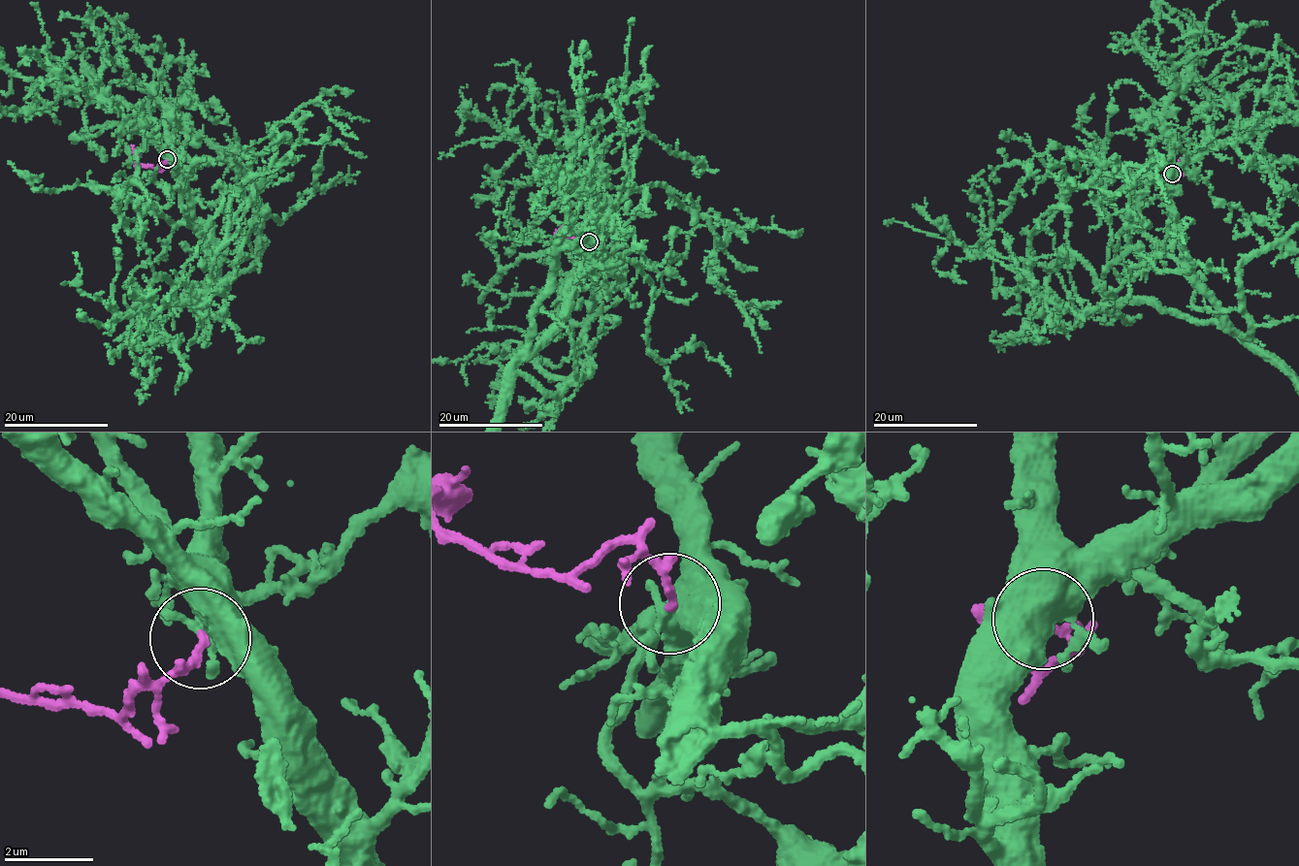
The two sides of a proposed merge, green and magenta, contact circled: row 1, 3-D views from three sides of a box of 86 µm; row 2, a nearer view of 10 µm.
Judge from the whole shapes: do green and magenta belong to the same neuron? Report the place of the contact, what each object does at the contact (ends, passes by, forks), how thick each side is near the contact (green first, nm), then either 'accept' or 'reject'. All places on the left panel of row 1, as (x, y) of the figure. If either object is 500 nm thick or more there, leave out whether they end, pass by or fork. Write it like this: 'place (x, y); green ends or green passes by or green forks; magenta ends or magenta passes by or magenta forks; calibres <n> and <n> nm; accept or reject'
place (167, 159); green forks; magenta ends; calibres 400 and 190 nm; accept

